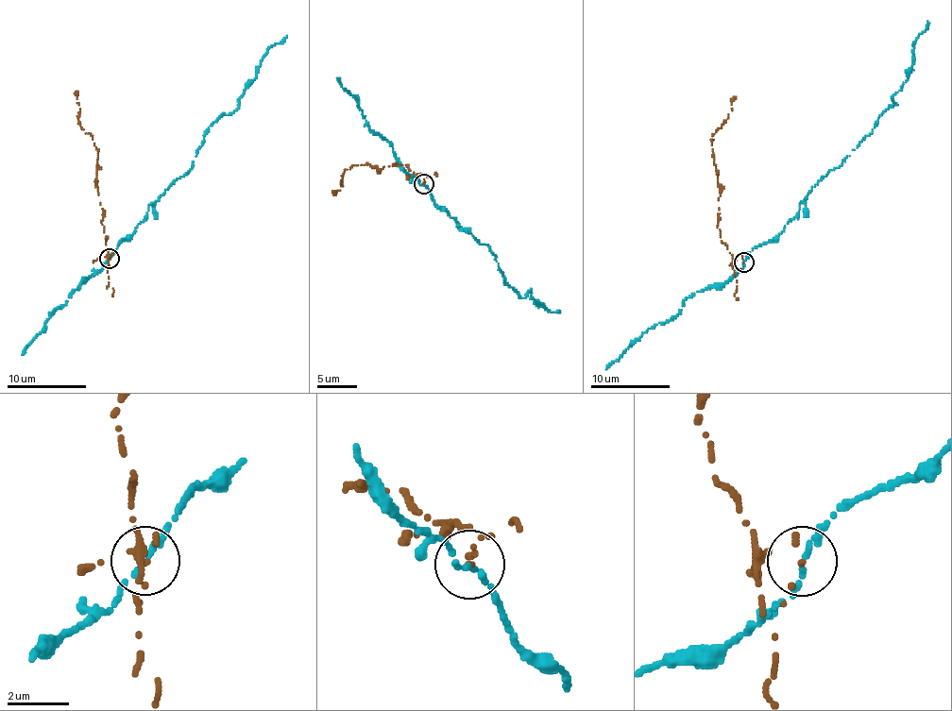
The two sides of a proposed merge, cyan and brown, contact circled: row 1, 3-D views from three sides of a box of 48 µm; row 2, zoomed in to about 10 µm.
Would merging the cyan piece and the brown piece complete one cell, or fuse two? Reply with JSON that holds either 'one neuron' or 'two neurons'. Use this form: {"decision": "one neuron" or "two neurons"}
{"decision": "two neurons"}

